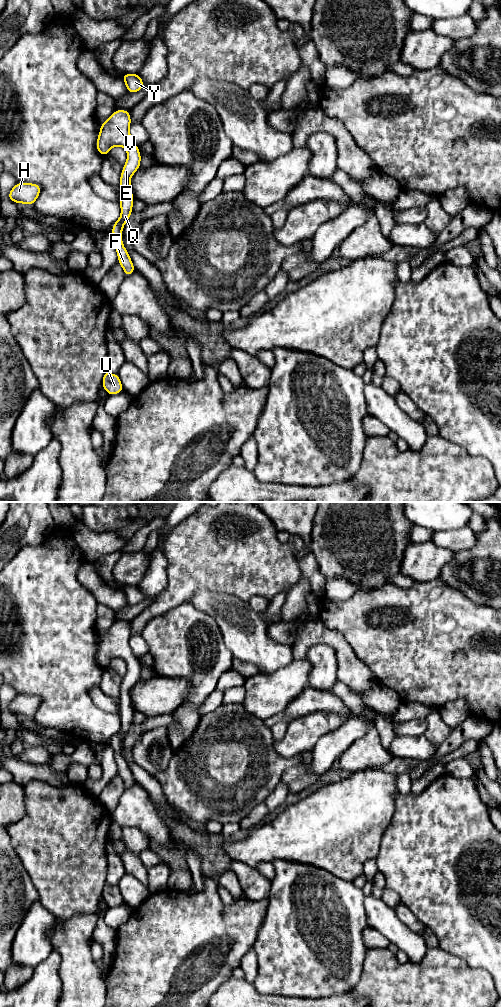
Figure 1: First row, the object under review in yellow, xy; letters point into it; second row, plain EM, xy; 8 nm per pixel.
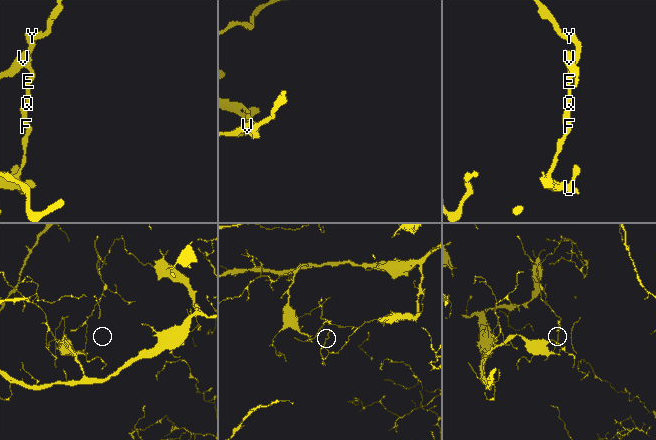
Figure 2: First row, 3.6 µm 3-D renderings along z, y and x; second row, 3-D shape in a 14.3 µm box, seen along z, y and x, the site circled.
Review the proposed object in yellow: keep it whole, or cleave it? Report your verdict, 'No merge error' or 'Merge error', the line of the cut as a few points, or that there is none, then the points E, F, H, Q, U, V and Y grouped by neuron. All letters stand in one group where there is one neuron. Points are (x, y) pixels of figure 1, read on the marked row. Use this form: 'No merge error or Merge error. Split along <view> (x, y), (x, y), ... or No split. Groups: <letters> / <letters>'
No merge error. No split. Groups: E F H Q U V Y

